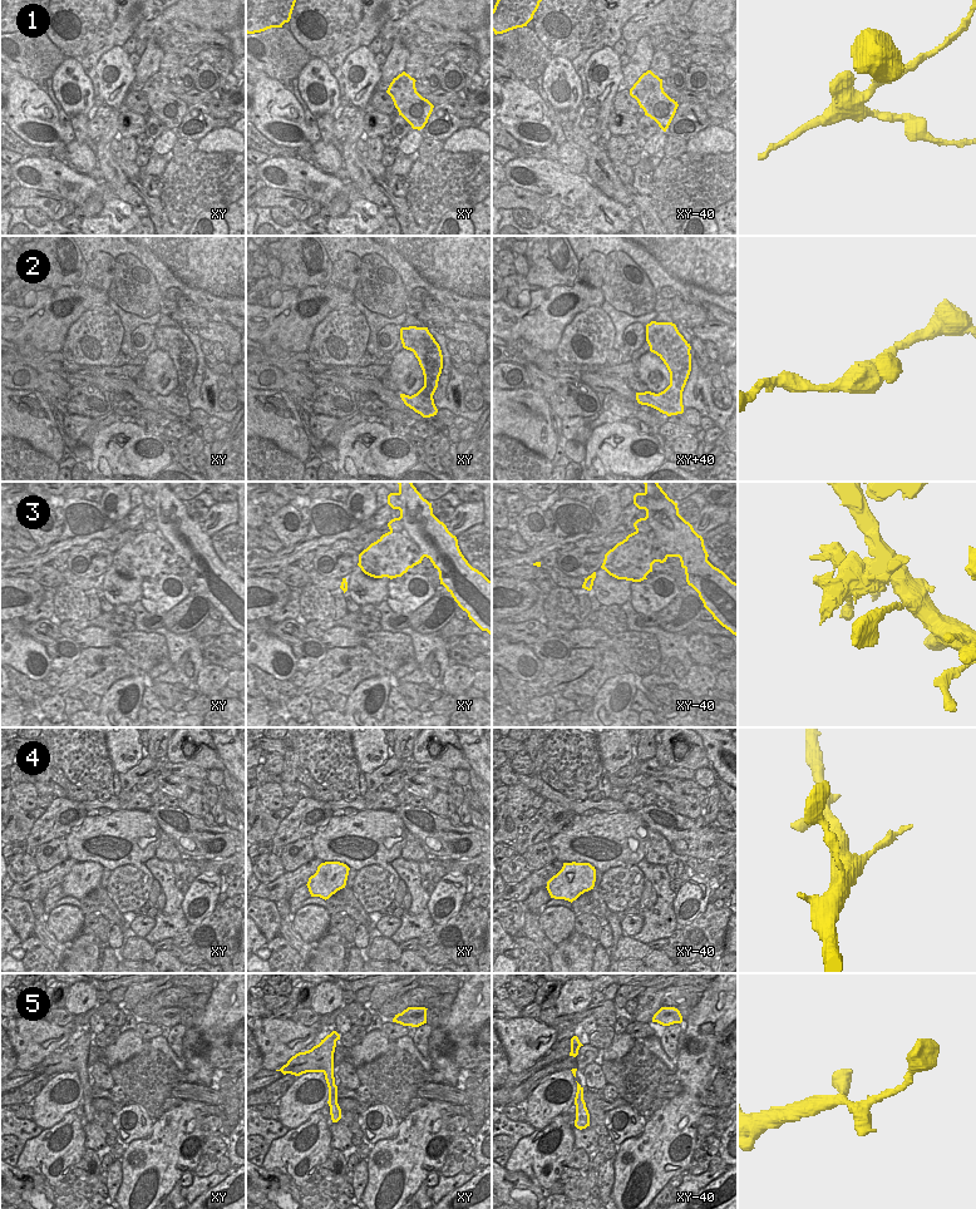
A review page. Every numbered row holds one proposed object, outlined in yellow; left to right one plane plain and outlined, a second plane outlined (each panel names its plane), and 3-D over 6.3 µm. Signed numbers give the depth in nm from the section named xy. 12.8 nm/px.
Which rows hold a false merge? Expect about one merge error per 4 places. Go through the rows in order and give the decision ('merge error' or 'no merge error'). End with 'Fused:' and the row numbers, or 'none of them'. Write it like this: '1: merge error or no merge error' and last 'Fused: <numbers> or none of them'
1: no merge error
2: no merge error
3: merge error
4: no merge error
5: no merge error
Fused: 3

